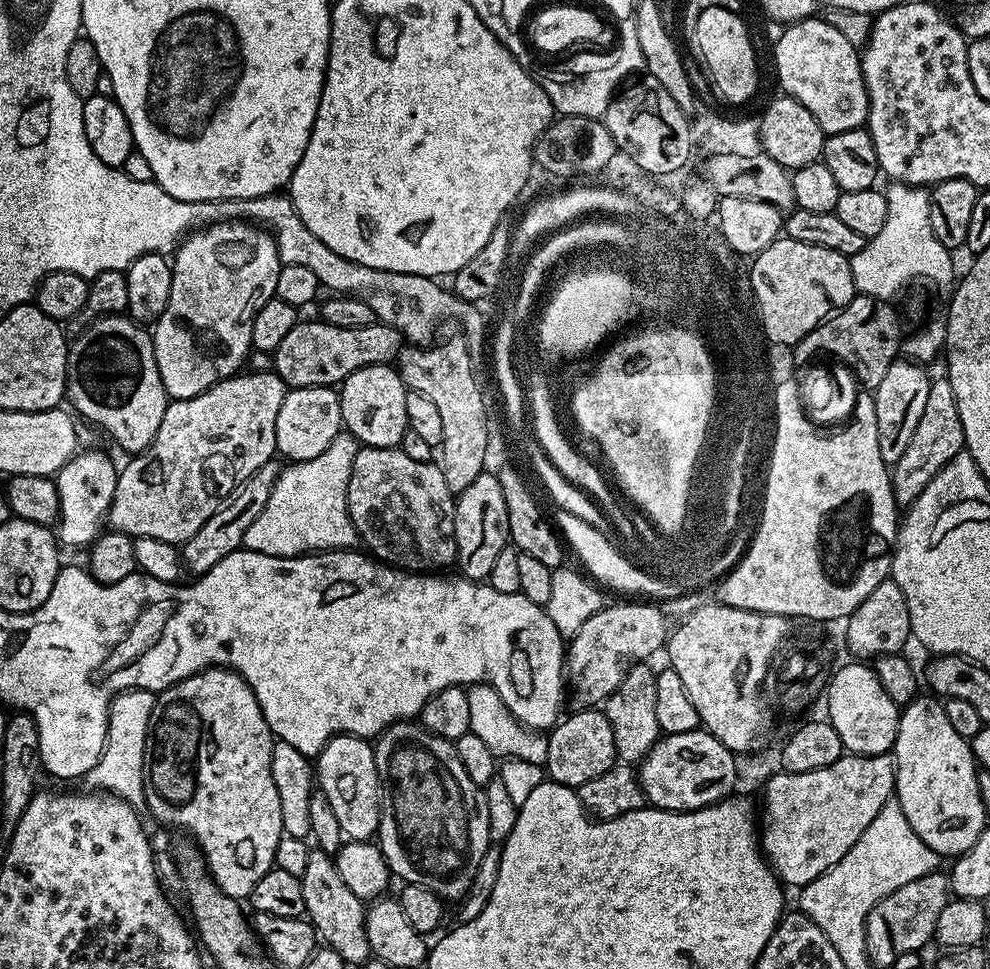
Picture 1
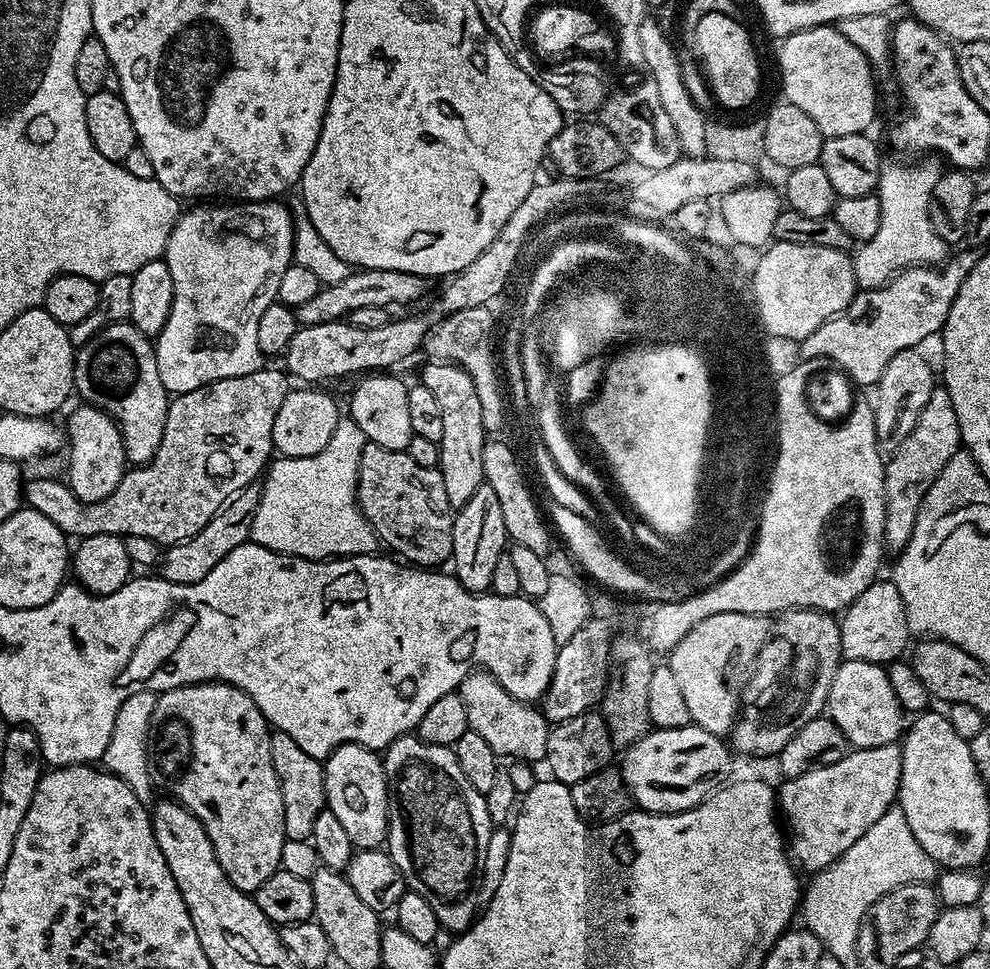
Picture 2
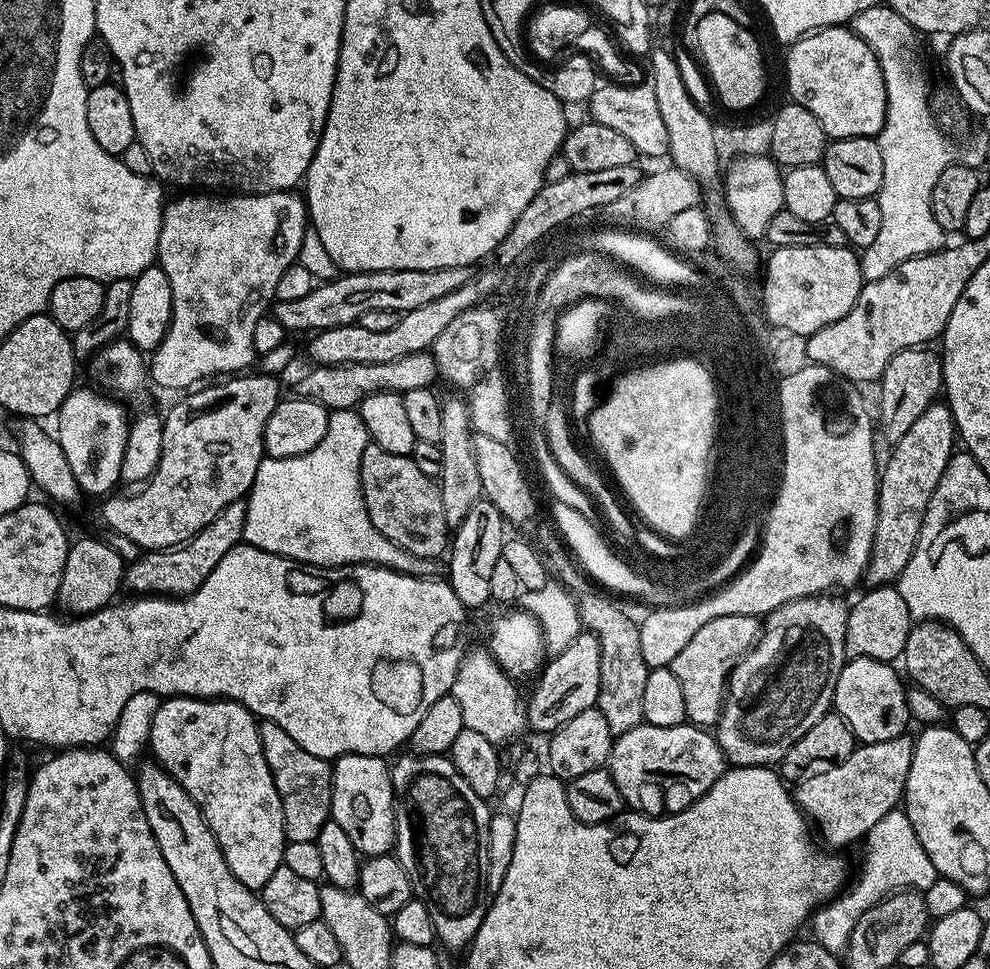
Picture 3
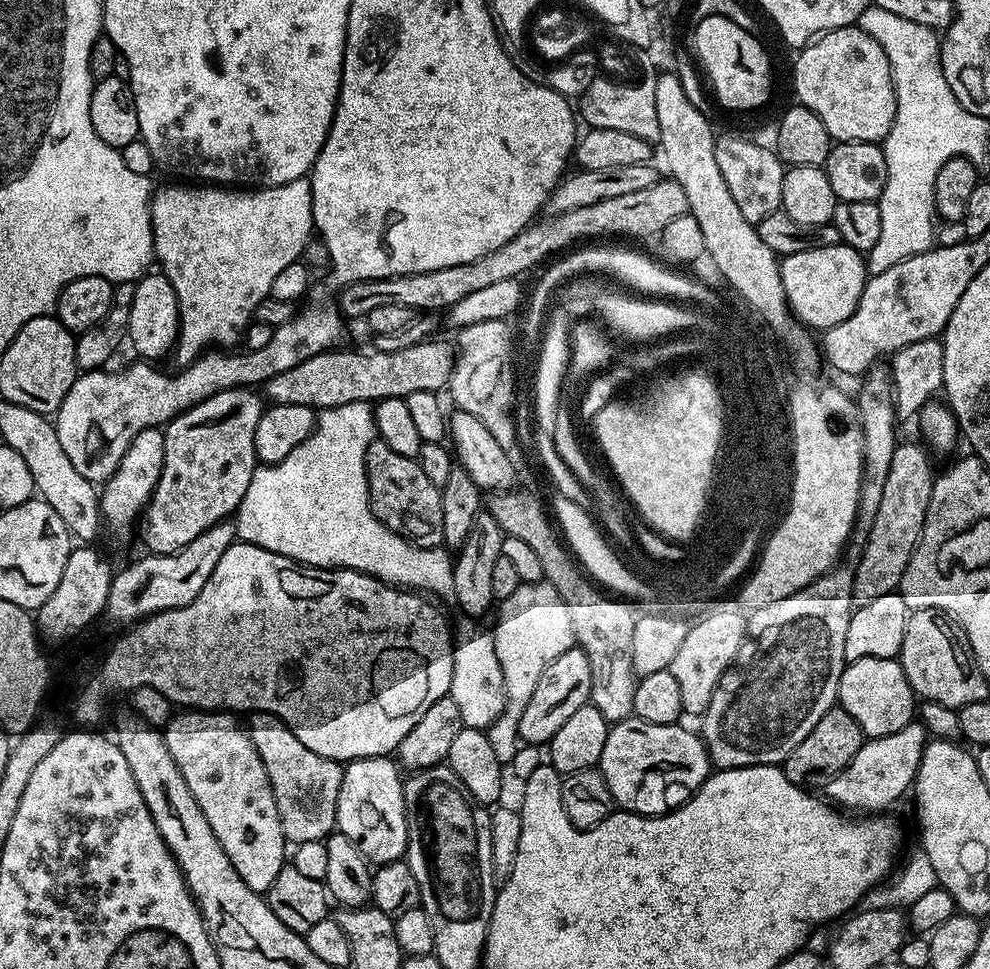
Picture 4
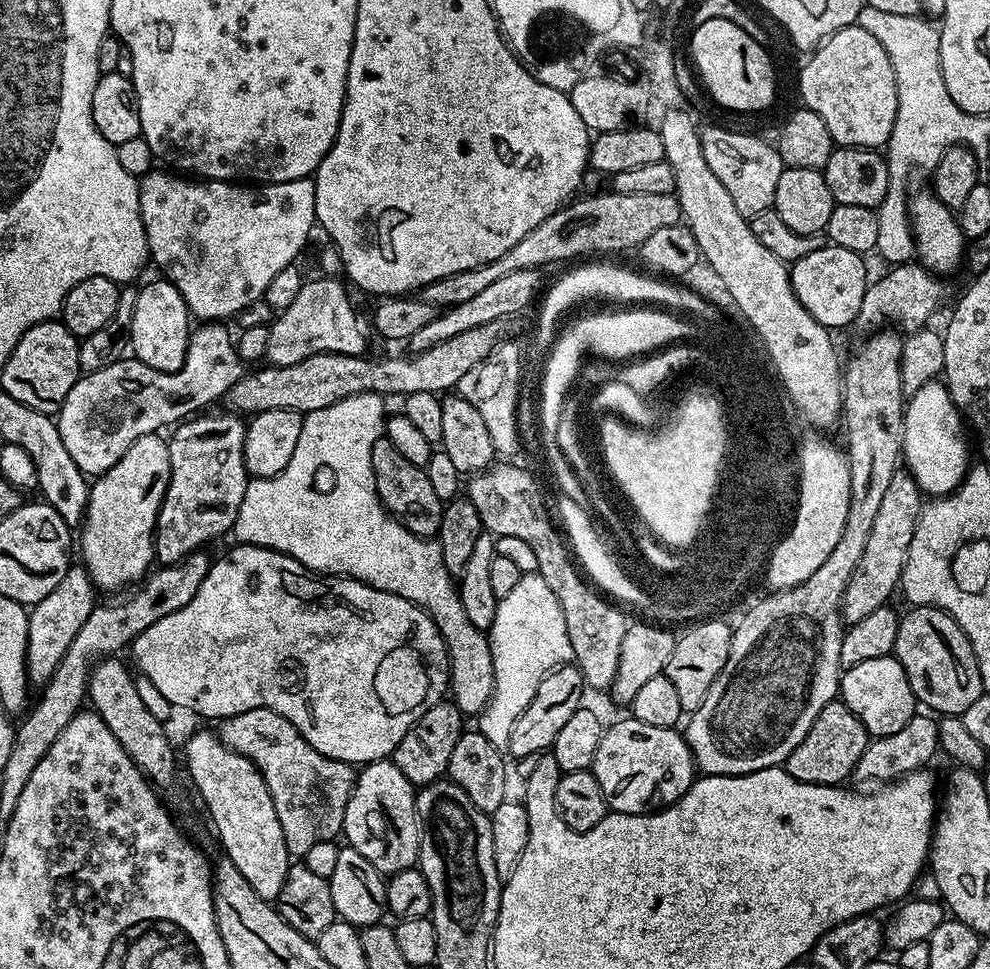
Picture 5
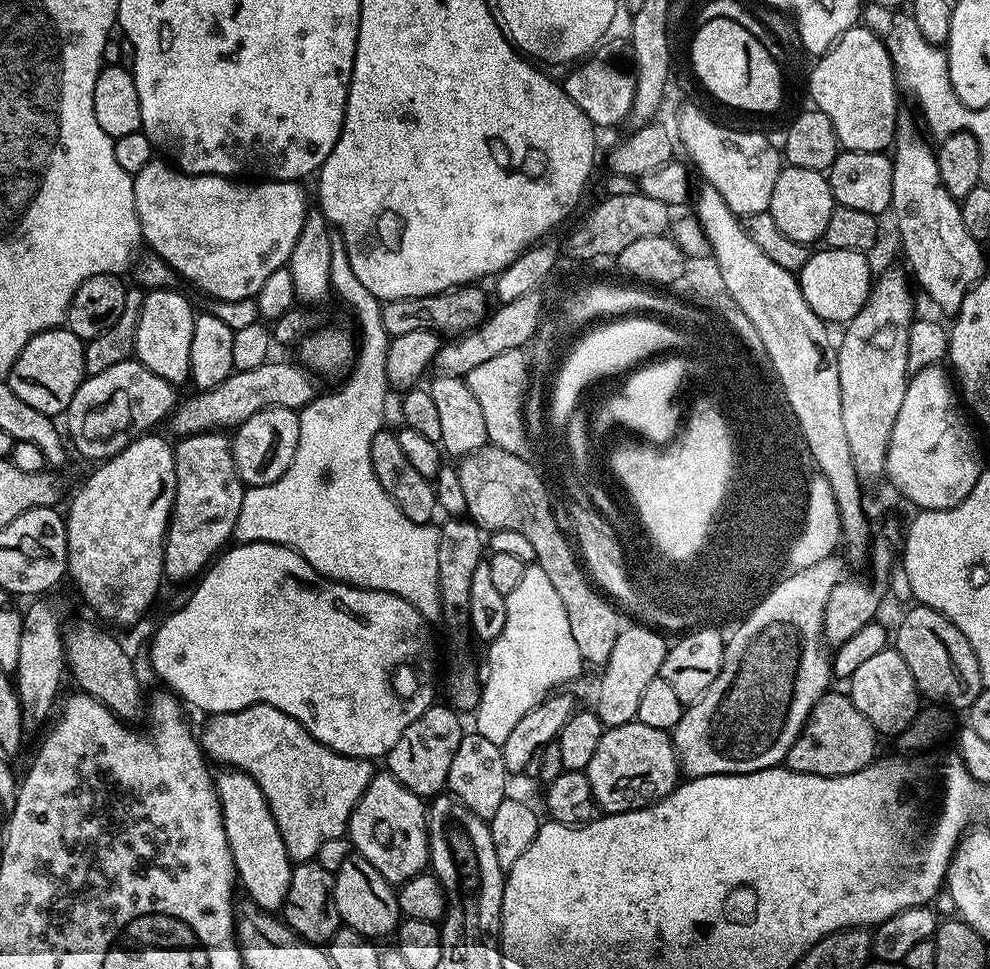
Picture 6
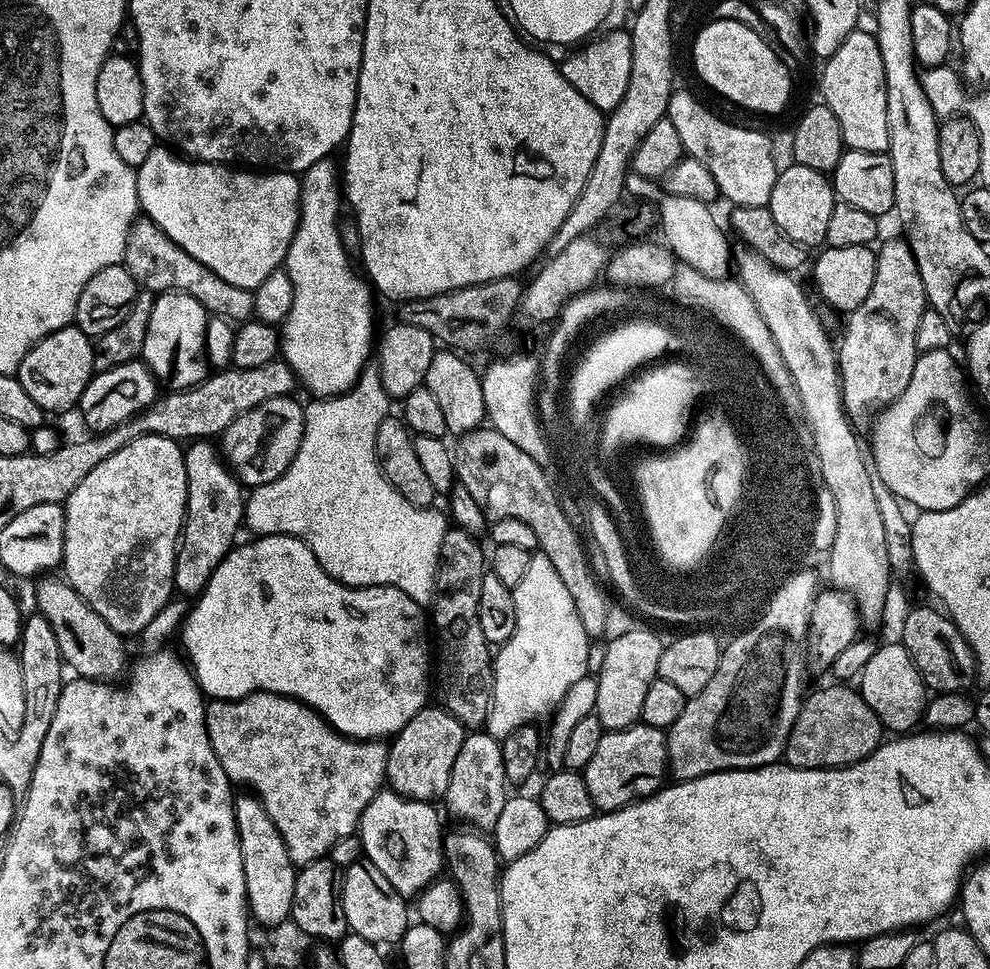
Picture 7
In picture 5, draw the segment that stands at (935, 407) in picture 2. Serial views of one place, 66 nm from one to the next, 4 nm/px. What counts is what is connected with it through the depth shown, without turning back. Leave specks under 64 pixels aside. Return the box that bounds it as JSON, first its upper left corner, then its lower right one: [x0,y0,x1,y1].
[840,470,922,625]

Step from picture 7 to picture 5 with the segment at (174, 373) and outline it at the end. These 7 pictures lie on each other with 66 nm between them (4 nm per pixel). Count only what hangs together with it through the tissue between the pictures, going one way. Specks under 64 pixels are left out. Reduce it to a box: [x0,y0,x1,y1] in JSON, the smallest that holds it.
[130,278,190,372]

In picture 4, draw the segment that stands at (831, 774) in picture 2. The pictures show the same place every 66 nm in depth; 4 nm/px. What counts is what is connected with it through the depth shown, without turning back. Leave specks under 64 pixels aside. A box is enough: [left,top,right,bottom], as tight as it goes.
[823,722,929,814]

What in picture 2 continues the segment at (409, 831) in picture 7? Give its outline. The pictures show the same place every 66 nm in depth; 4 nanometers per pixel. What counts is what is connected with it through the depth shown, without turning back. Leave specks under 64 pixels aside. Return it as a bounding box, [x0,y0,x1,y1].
[323,744,388,849]

